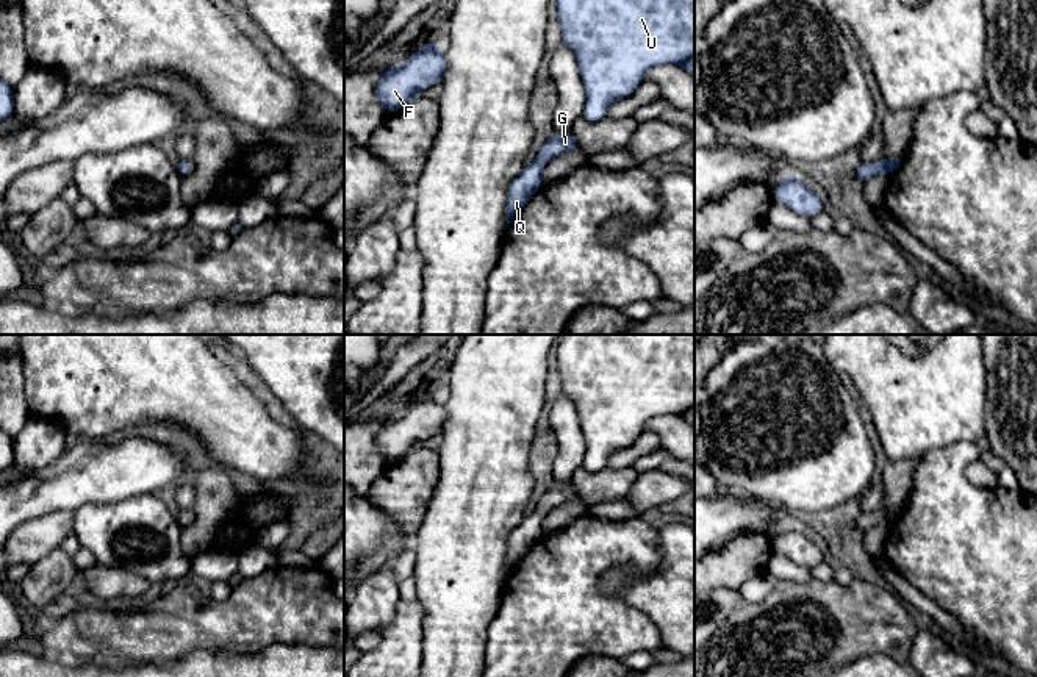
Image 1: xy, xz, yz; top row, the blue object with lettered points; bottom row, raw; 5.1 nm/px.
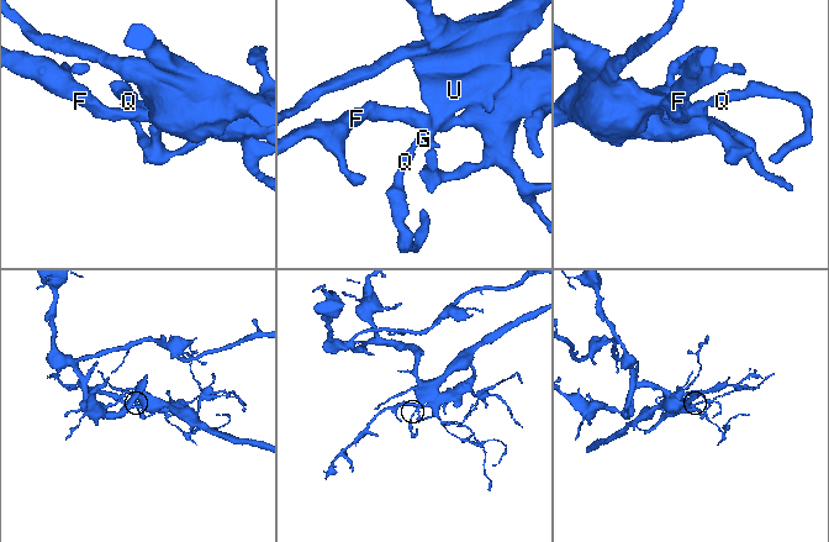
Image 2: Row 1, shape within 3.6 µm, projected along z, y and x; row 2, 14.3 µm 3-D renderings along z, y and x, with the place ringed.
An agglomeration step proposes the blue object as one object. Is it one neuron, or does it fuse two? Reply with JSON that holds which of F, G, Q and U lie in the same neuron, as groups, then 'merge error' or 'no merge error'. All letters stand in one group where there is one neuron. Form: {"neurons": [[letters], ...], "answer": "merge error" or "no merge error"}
{"neurons": [["F", "G", "Q", "U"]], "answer": "no merge error"}

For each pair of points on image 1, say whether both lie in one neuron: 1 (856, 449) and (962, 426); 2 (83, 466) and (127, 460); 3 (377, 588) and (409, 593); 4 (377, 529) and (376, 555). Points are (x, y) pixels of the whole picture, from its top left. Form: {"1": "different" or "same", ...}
{"1": "different", "2": "same", "3": "different", "4": "same"}

